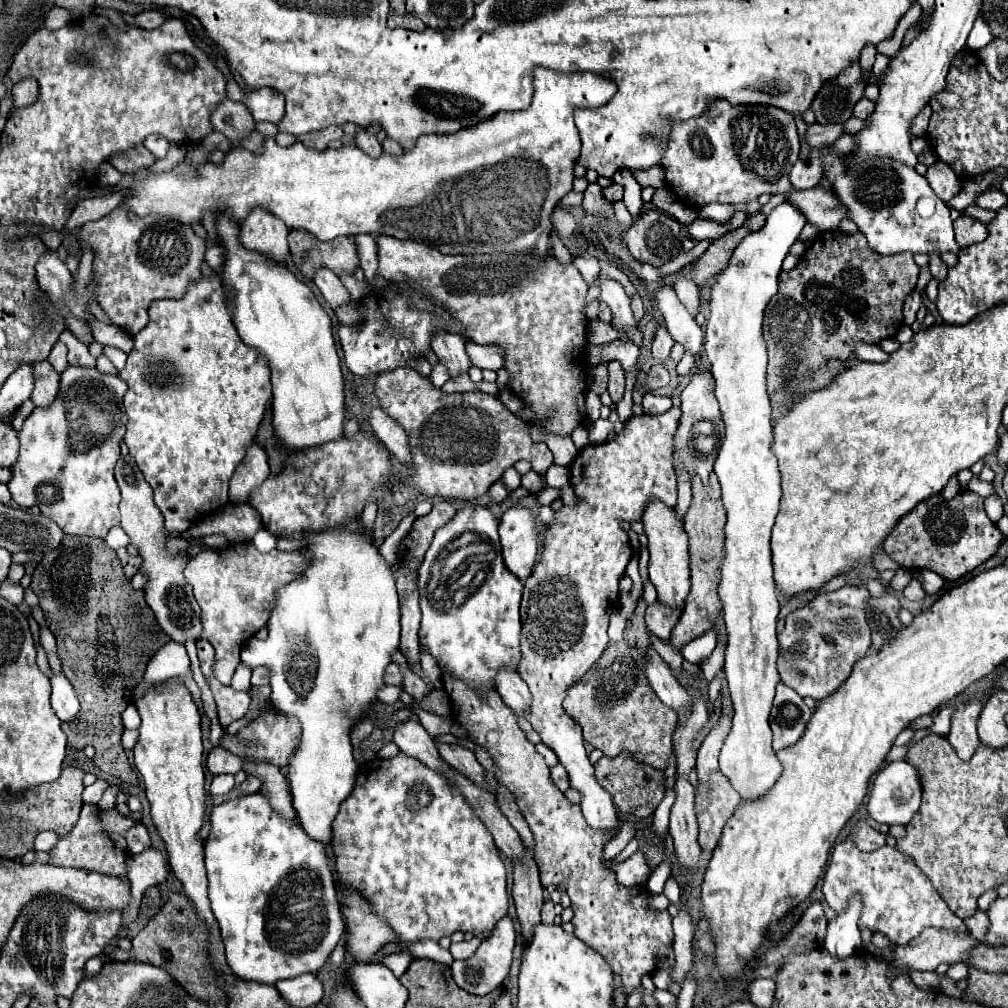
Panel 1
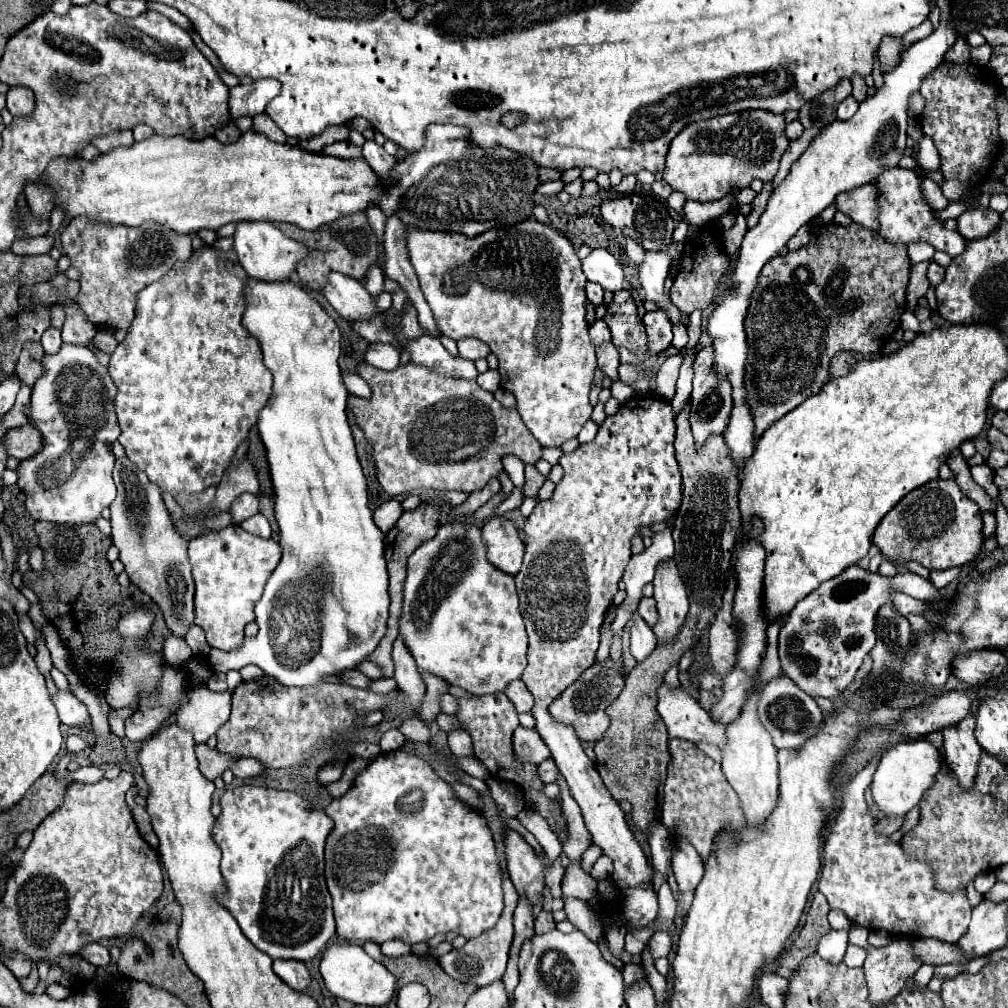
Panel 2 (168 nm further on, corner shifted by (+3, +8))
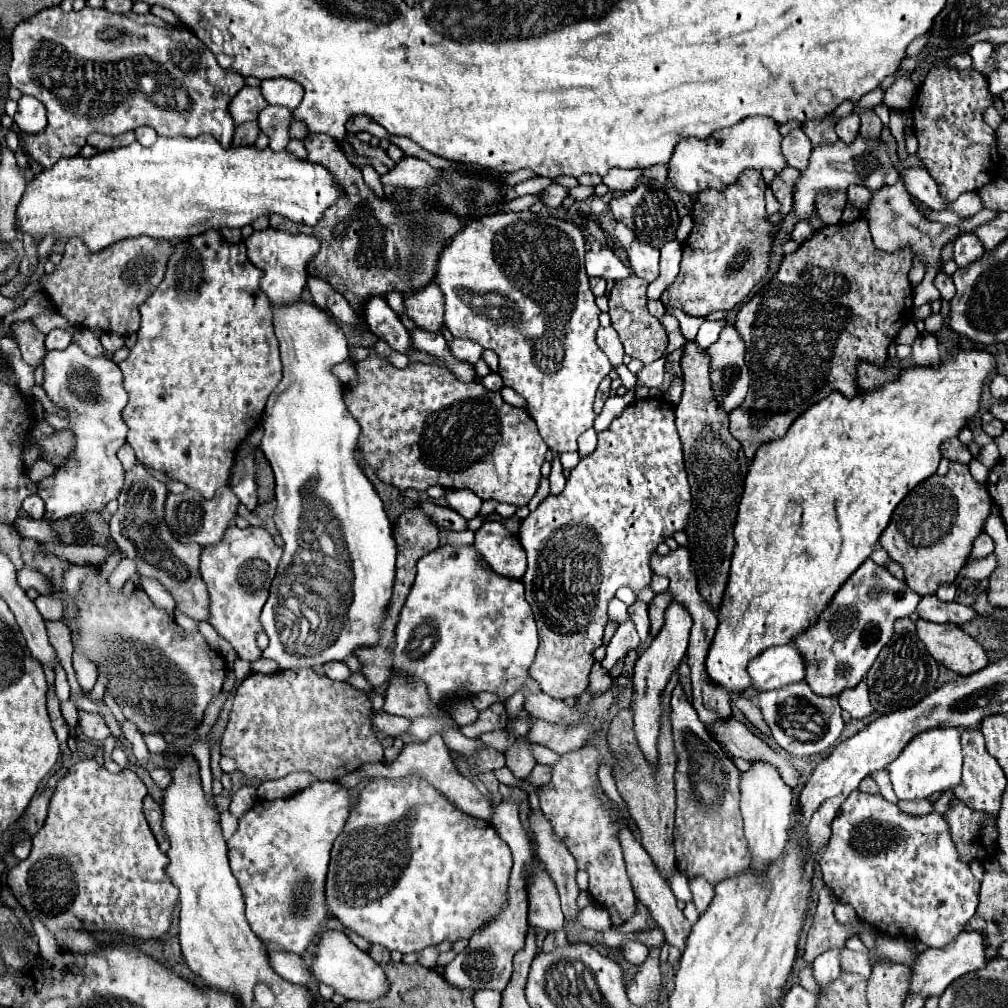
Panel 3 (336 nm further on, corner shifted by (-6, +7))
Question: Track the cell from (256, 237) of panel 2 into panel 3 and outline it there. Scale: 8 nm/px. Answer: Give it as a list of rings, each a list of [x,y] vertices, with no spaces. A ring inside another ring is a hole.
[[[266,228],[266,230],[254,230],[244,240],[244,244],[248,248],[250,262],[264,272],[264,276],[260,280],[260,288],[270,298],[272,306],[282,306],[286,302],[300,300],[300,294],[306,286],[308,262],[314,258],[316,250],[320,250],[320,242],[316,242],[316,238],[306,236],[306,234],[292,236],[286,232]]]

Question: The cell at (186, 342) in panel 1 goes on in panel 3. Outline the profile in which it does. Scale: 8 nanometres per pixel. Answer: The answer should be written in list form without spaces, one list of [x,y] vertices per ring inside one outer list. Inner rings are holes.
[[[206,230],[204,234],[198,234],[198,236],[186,238],[182,242],[176,242],[174,252],[168,260],[168,270],[166,270],[166,276],[164,276],[162,284],[140,306],[142,324],[140,324],[140,330],[138,330],[138,342],[130,350],[130,356],[124,362],[118,364],[122,374],[124,374],[124,388],[130,396],[128,406],[124,408],[122,416],[124,416],[124,422],[128,426],[128,444],[134,448],[136,458],[146,466],[150,466],[158,472],[164,472],[166,476],[170,476],[174,480],[184,482],[188,488],[198,490],[200,494],[204,494],[204,498],[212,498],[214,492],[220,486],[228,484],[236,448],[244,442],[244,438],[254,428],[254,424],[260,422],[266,400],[268,400],[270,392],[274,390],[276,382],[280,382],[282,364],[280,364],[280,356],[278,356],[278,342],[276,342],[274,328],[272,328],[272,304],[270,304],[268,296],[258,286],[260,278],[262,278],[262,270],[258,270],[248,260],[244,242],[240,242],[240,244],[226,242],[218,230]]]

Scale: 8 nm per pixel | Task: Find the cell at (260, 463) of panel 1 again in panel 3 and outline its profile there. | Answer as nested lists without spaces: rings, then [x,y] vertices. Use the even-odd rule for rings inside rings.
[[[224,486],[216,492],[214,498],[206,500],[200,492],[188,488],[186,492],[182,494],[168,494],[166,498],[166,514],[164,514],[164,520],[166,520],[166,526],[170,528],[170,532],[180,540],[180,542],[196,542],[200,546],[212,546],[216,542],[222,540],[224,536],[224,530],[230,526],[230,520],[236,516],[236,508],[238,508],[238,498],[234,498],[230,486]]]

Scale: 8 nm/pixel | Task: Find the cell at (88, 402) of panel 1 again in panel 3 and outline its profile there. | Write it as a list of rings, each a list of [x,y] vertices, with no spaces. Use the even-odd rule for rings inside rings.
[[[72,342],[66,350],[46,354],[42,388],[58,408],[66,410],[70,428],[76,434],[74,460],[38,482],[38,496],[46,504],[44,518],[60,520],[84,510],[100,512],[110,500],[118,498],[120,486],[124,484],[124,468],[116,458],[120,446],[126,444],[122,410],[128,394],[122,386],[122,372],[110,358],[92,358]]]

